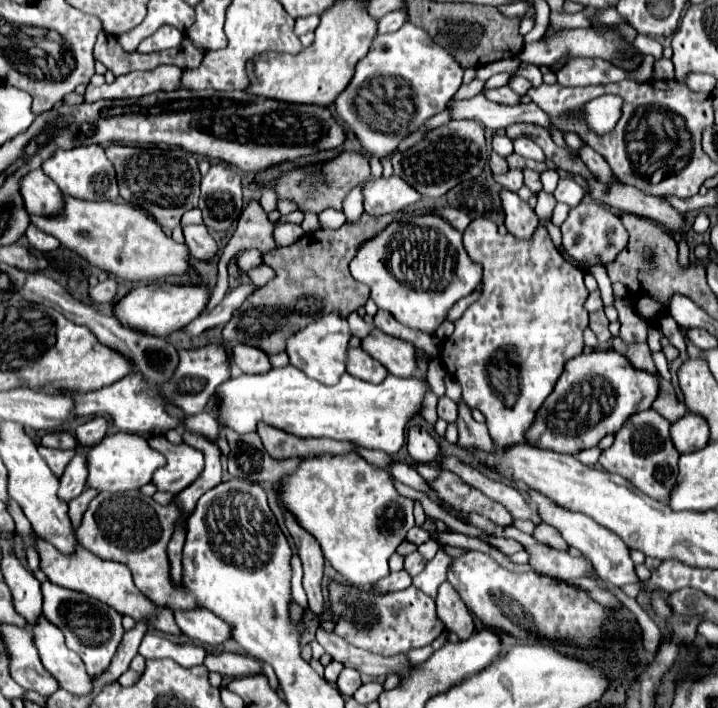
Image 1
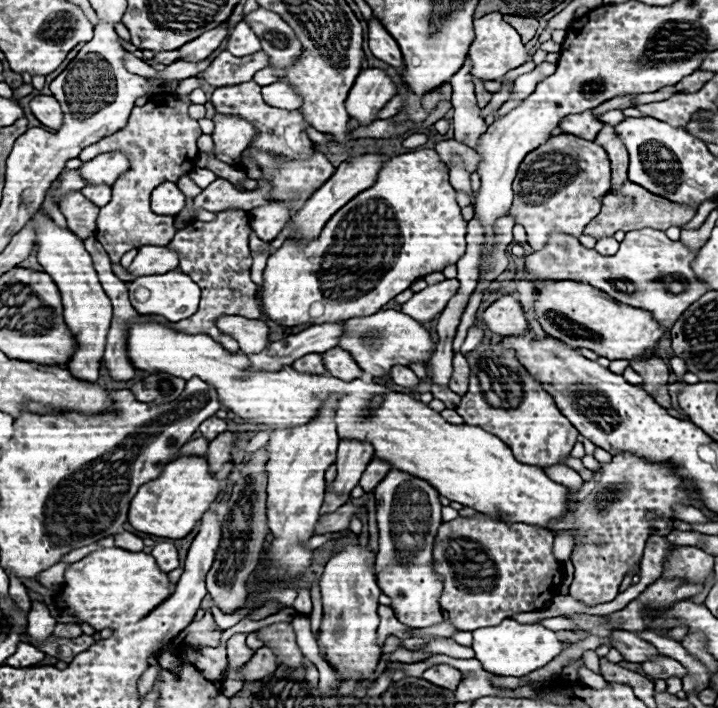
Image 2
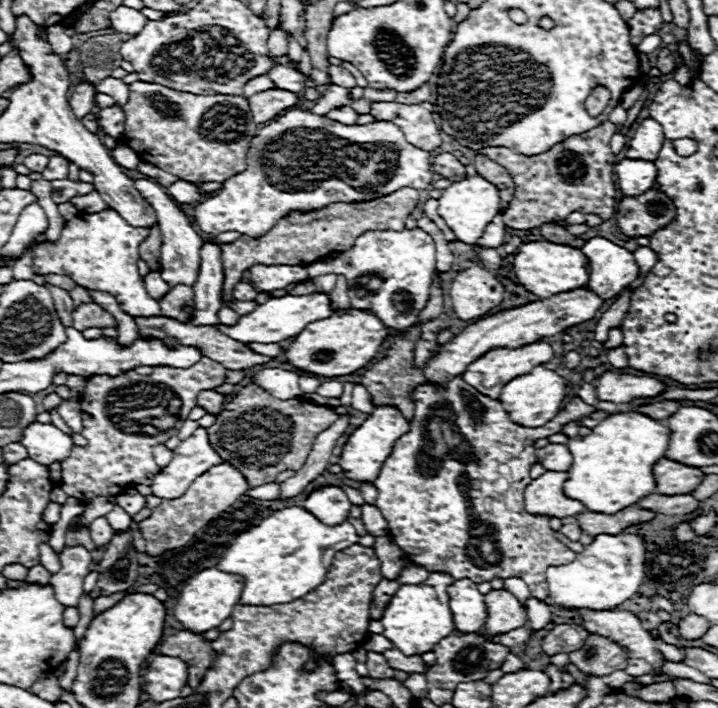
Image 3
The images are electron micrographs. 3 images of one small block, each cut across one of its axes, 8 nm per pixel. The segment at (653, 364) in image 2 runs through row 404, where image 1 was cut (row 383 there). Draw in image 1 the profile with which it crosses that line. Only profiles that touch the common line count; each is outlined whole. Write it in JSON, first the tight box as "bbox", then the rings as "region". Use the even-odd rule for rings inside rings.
{"bbox":[652,378,688,422],"region":[[[660,378],[660,394],[658,394],[656,402],[652,404],[652,408],[658,414],[662,414],[668,422],[676,422],[676,420],[680,420],[688,412],[686,404],[678,400],[672,384],[666,382],[666,380],[662,380],[662,378]]]}

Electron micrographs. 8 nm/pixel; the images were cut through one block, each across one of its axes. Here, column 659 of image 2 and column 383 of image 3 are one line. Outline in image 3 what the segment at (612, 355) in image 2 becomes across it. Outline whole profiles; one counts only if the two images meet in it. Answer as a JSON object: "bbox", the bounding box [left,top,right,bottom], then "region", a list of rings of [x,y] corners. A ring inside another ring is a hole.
{"bbox":[286,310,392,376],"region":[[[340,310],[330,318],[310,322],[286,350],[286,358],[296,366],[320,376],[346,376],[364,368],[376,358],[380,344],[392,334],[392,330],[372,312],[366,310]]]}

